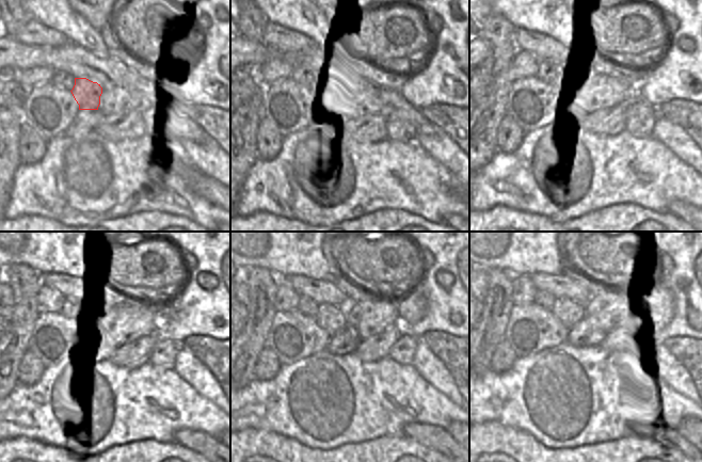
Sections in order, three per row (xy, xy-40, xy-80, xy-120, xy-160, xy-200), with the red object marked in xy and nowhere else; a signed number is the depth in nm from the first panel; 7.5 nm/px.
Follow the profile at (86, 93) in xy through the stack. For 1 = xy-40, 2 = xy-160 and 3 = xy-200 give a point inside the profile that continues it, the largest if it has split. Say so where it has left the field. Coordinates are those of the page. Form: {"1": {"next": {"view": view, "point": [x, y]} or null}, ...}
{"1": {"next": {"view": "xy-40", "point": [325, 94]}}, "2": {"next": {"view": "xy-160", "point": [331, 318]}}, "3": {"next": {"view": "xy-200", "point": [569, 313]}}}

